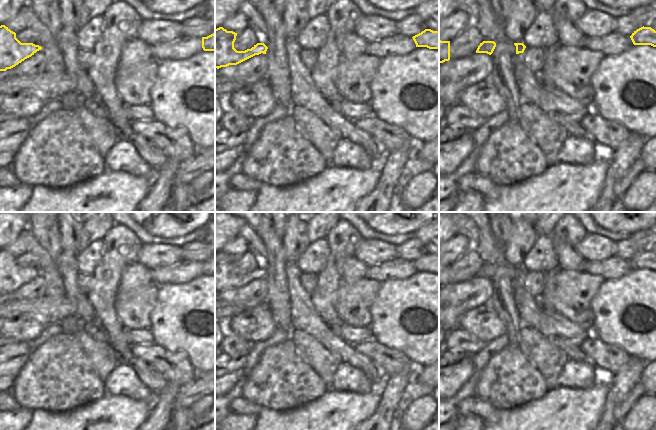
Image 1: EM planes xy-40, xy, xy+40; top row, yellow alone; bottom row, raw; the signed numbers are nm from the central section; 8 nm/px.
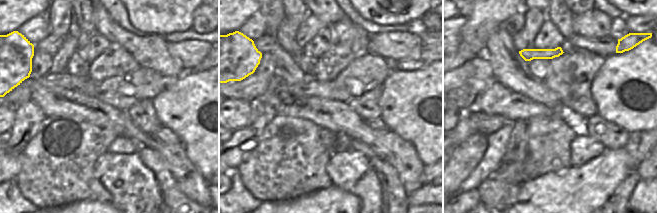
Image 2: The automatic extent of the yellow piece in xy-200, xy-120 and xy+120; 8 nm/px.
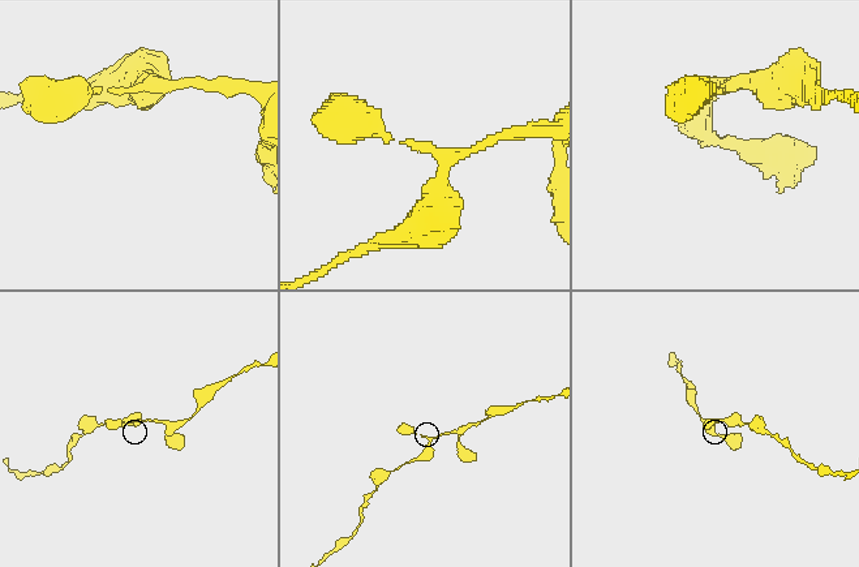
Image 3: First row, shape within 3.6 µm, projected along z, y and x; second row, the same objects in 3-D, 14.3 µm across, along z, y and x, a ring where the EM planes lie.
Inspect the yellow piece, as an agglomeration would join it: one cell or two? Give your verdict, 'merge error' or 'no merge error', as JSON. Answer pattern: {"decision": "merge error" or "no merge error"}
{"decision": "no merge error"}

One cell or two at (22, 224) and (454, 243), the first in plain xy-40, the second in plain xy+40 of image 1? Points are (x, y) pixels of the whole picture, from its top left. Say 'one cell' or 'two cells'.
two cells

